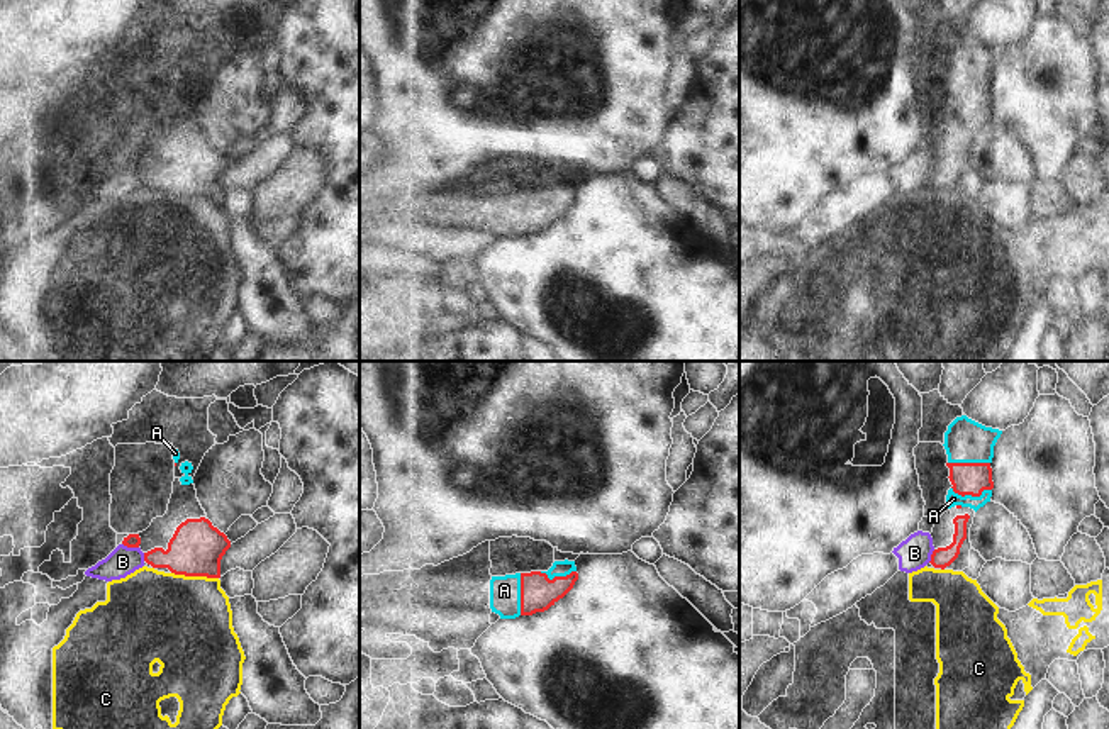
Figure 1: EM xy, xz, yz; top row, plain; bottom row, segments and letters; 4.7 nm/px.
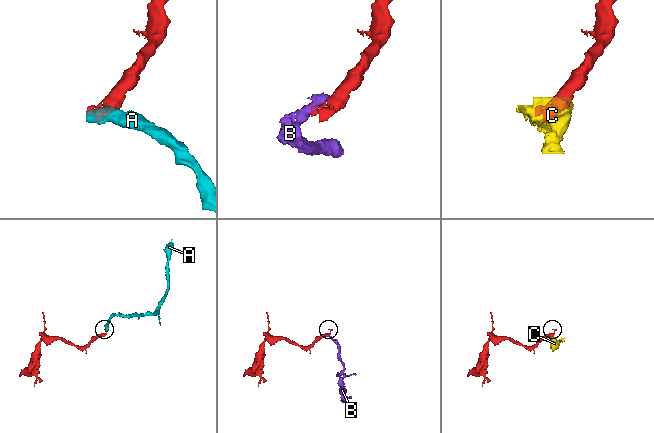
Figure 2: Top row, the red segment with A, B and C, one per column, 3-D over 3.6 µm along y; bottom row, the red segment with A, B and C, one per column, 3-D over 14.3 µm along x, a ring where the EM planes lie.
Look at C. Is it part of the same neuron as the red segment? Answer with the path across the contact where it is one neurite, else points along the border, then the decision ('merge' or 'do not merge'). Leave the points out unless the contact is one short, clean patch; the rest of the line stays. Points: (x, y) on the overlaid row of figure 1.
border along xy (172, 572), (217, 578); do not merge

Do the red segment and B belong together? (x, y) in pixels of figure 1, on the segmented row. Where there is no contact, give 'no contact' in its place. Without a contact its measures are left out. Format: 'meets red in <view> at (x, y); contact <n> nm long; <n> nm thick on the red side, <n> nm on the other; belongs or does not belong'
meets red in xy at (131, 546); contact 80 nm long; 60 nm thick on the red side, 140 nm on the other; does not belong

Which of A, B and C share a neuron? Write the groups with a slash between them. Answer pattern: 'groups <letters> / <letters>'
groups A / B / C

